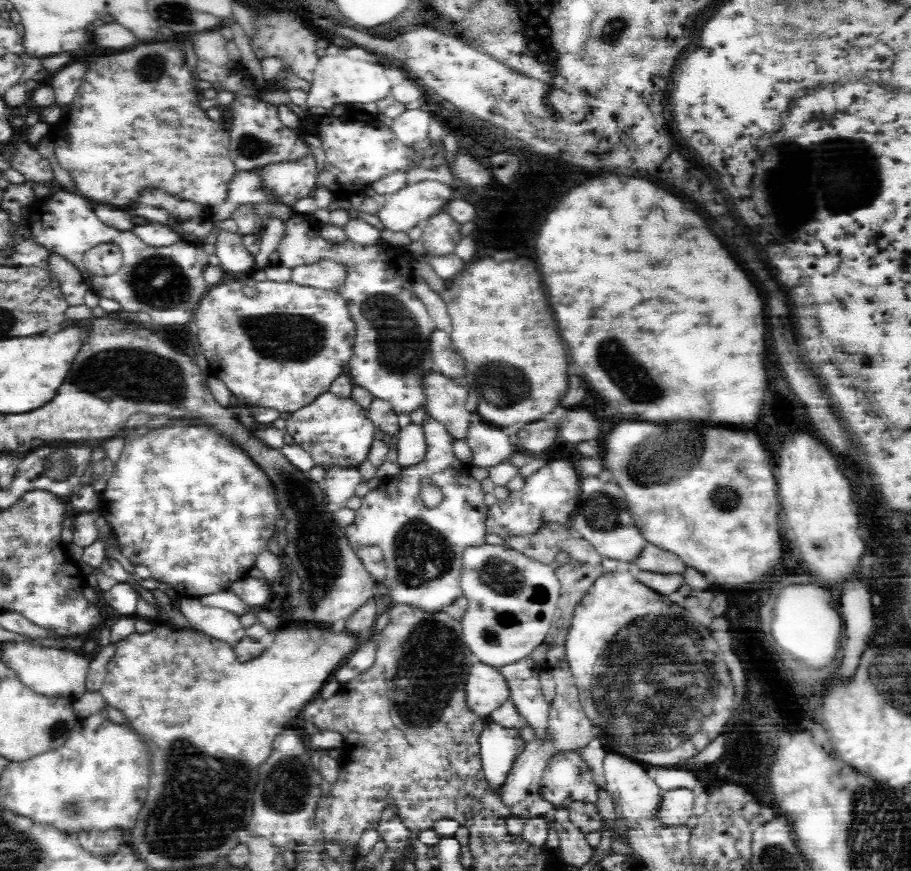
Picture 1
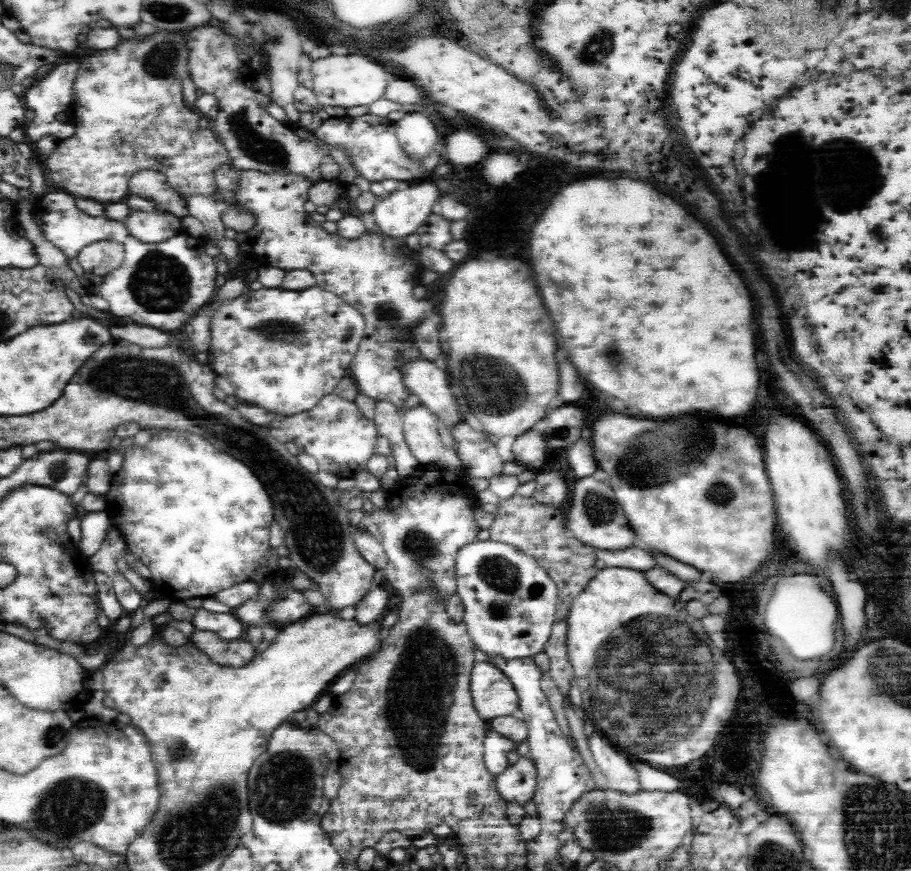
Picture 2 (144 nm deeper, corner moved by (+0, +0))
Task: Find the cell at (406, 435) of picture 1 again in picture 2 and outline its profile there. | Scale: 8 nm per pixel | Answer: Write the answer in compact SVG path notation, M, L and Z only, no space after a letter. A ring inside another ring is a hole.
M418 404L404 414L404 436L406 444L420 462L420 466L440 460L442 464L448 464L452 472L460 472L464 466L458 460L458 454L452 448L446 448L442 444L440 432L438 432L440 420L434 416L424 404Z

